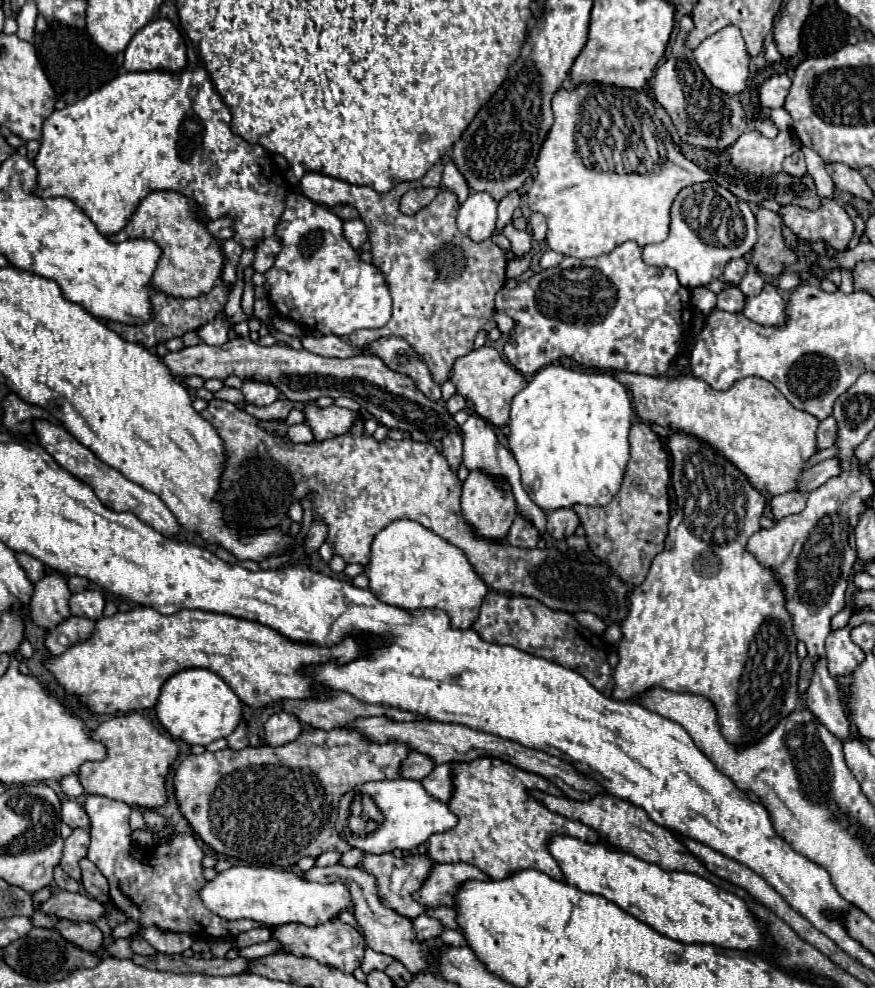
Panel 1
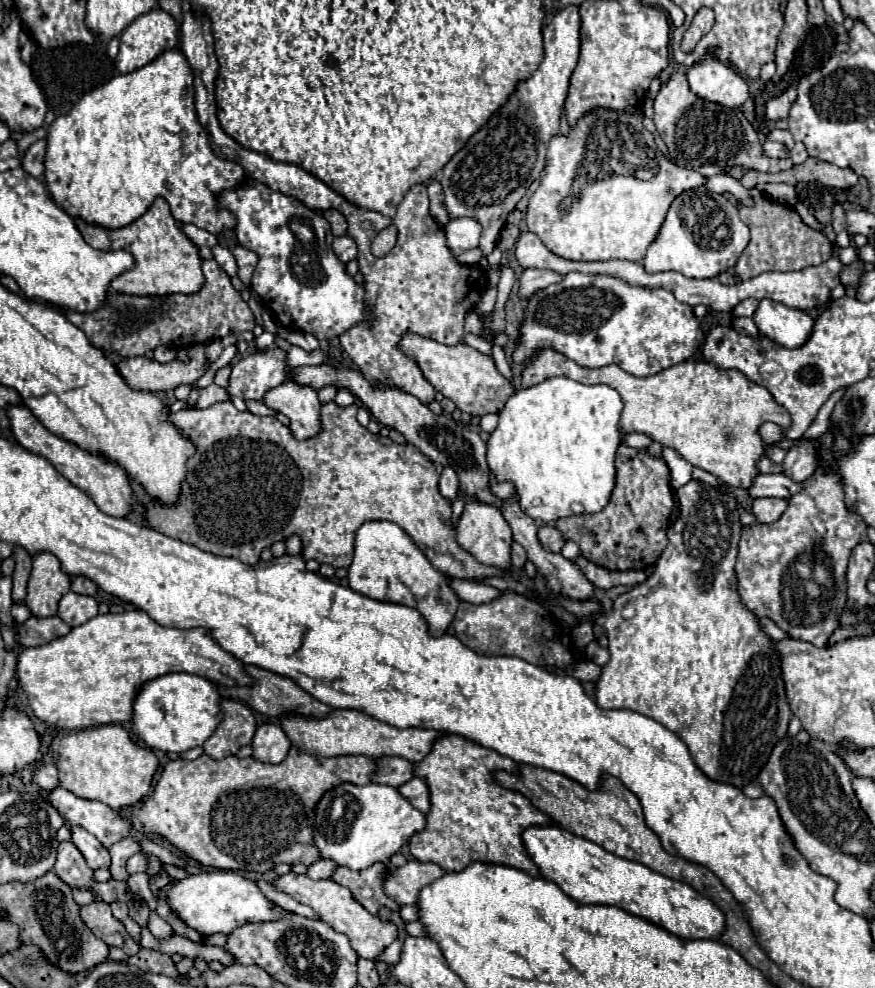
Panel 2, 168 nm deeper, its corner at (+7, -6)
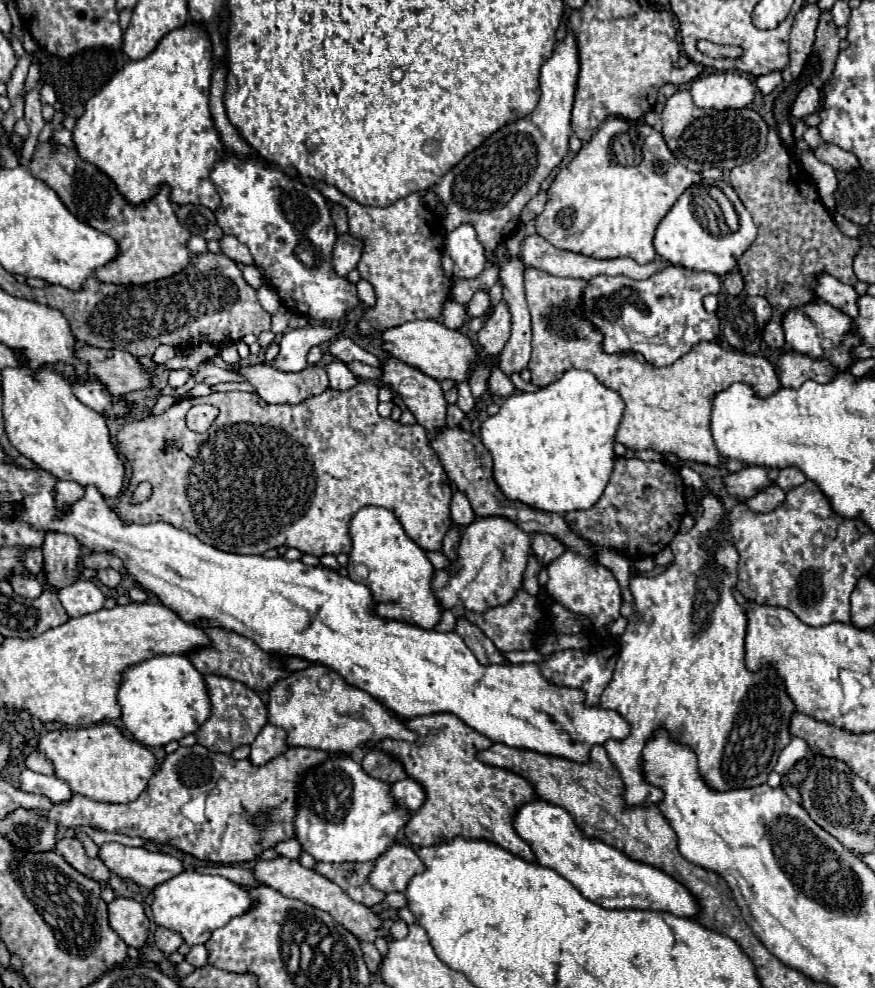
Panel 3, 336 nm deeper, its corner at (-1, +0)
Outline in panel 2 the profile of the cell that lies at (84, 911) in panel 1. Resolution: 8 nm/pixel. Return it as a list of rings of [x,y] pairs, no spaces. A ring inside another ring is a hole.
[[[95,900],[93,904],[83,906],[81,918],[89,926],[89,930],[105,944],[121,948],[127,956],[133,956],[139,952],[139,944],[127,934],[123,922],[111,914],[111,906],[107,902]]]

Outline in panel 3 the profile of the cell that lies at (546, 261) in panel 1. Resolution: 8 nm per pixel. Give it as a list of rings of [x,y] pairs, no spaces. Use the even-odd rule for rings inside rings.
[[[525,268],[525,292],[529,302],[529,312],[531,312],[531,326],[533,326],[533,356],[529,360],[531,384],[543,388],[559,380],[563,372],[569,368],[589,370],[597,376],[601,384],[617,390],[623,396],[625,412],[615,436],[617,442],[633,450],[651,448],[661,454],[673,452],[683,460],[691,460],[691,462],[699,462],[707,466],[723,466],[725,460],[723,456],[719,456],[719,452],[715,452],[715,442],[711,440],[711,396],[715,396],[715,392],[723,392],[723,388],[727,388],[727,384],[735,384],[735,380],[747,380],[747,384],[751,384],[751,388],[755,388],[759,396],[771,396],[775,388],[781,388],[773,364],[761,356],[743,354],[735,350],[723,350],[715,342],[699,342],[675,364],[663,366],[663,368],[647,364],[641,354],[633,354],[633,352],[605,354],[601,350],[601,334],[577,312],[581,304],[583,288],[585,288],[585,280],[559,278],[537,268]]]

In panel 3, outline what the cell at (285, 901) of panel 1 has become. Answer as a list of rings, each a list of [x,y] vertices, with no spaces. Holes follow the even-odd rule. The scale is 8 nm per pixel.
[[[183,870],[171,880],[159,884],[153,890],[153,896],[155,900],[151,904],[151,912],[155,924],[179,932],[189,946],[205,944],[213,930],[221,928],[231,918],[249,912],[257,904],[243,886],[217,874],[199,874],[197,870]]]

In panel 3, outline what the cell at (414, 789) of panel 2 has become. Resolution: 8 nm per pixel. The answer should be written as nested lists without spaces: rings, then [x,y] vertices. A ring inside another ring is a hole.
[[[405,778],[405,780],[399,780],[391,786],[391,794],[395,796],[397,804],[409,808],[411,812],[417,812],[423,804],[425,804],[425,790],[423,786],[413,780],[413,778]]]

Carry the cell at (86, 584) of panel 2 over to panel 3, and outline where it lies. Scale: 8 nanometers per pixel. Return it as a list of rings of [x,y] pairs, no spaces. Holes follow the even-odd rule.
[[[103,568],[103,570],[97,572],[97,580],[107,588],[115,588],[121,580],[121,572],[115,570],[115,568]]]

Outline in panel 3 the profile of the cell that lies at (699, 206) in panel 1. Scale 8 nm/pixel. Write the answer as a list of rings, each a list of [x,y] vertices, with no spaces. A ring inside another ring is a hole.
[[[699,182],[699,184],[689,186],[681,194],[681,198],[675,202],[675,206],[667,212],[667,216],[657,226],[653,244],[655,244],[655,252],[671,264],[679,264],[679,266],[695,270],[695,272],[711,272],[717,276],[725,276],[737,268],[737,260],[755,242],[757,226],[755,226],[751,214],[747,212],[747,208],[741,204],[735,190],[727,182],[721,182],[721,190],[735,206],[735,212],[739,214],[739,230],[729,232],[723,222],[719,204],[707,194],[707,186],[709,186],[709,182]]]

